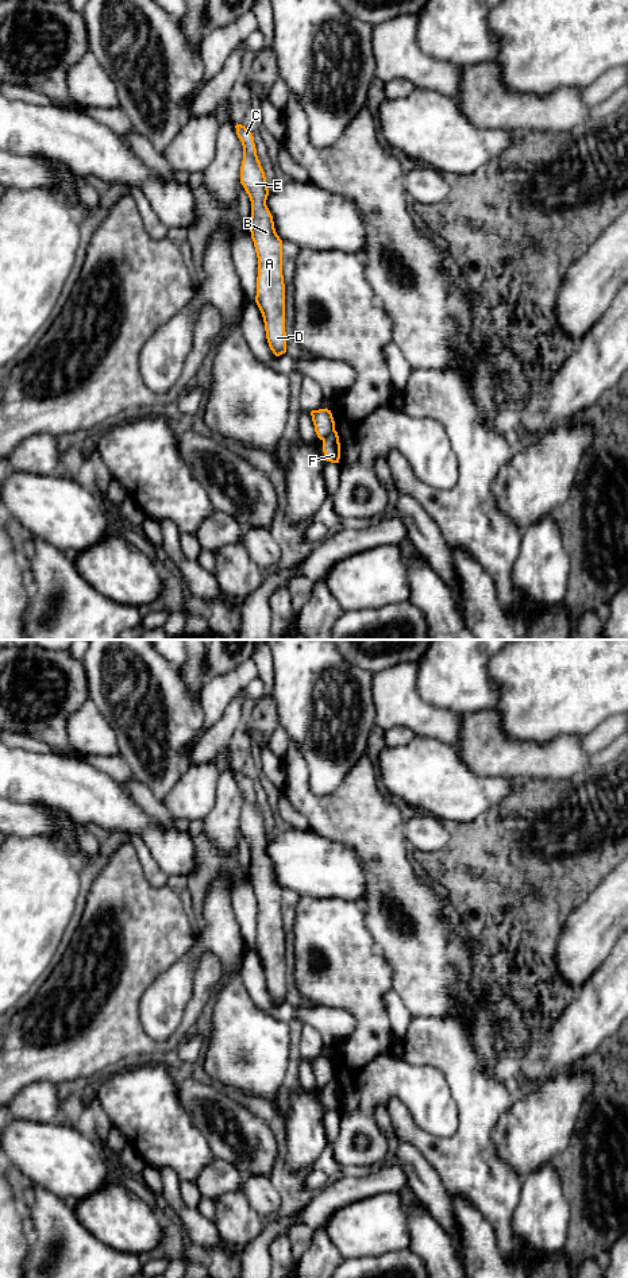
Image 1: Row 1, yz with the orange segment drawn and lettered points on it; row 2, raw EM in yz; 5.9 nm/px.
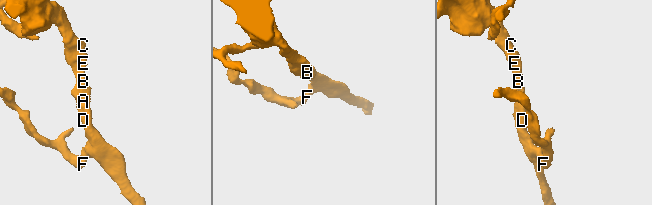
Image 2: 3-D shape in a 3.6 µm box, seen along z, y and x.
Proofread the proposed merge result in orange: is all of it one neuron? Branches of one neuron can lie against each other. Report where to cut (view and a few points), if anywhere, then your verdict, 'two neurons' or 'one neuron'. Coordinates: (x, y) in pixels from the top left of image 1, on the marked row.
yz (334, 429), (323, 440) | two neurons

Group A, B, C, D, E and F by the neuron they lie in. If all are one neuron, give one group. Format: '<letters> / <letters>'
A B C D E / F

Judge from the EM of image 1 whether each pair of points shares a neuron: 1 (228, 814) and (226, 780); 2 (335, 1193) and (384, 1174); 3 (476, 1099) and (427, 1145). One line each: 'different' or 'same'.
1: same
2: same
3: same

